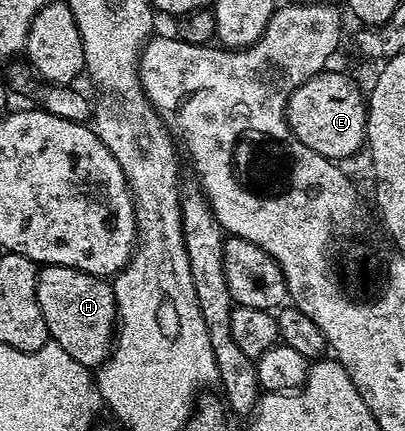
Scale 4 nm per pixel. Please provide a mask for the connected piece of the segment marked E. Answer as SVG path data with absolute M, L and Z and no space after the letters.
M323 70L304 86L290 95L286 104L286 120L290 131L297 140L304 142L308 150L316 150L325 160L346 162L349 156L363 151L366 144L366 105L364 92L361 92L342 72Z

